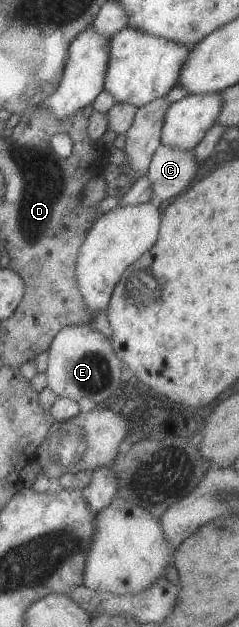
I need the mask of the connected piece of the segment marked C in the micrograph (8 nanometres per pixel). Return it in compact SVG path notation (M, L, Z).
M164 144L156 148L146 173L153 191L152 202L166 201L191 186L199 163L192 150Z

